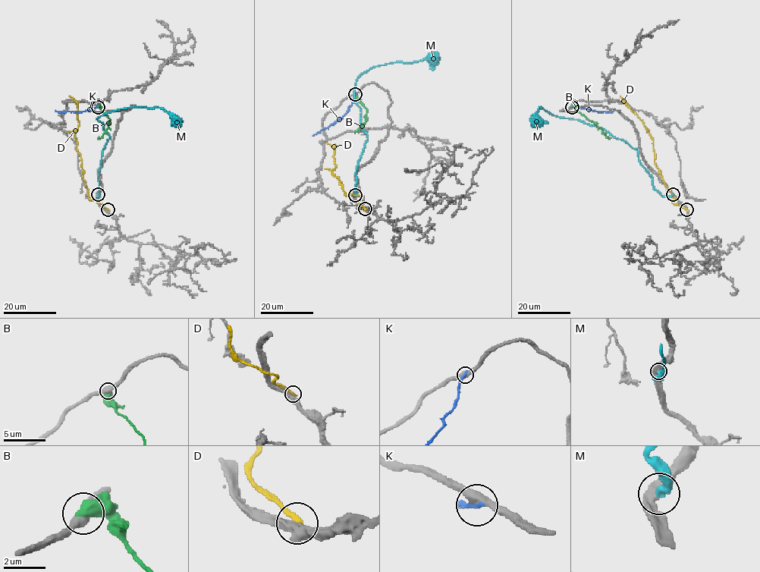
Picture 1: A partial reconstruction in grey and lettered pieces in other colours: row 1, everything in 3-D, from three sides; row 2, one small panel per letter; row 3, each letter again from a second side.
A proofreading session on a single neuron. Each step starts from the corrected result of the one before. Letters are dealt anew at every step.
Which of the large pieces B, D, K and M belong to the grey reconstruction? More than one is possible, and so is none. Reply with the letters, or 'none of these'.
none of these

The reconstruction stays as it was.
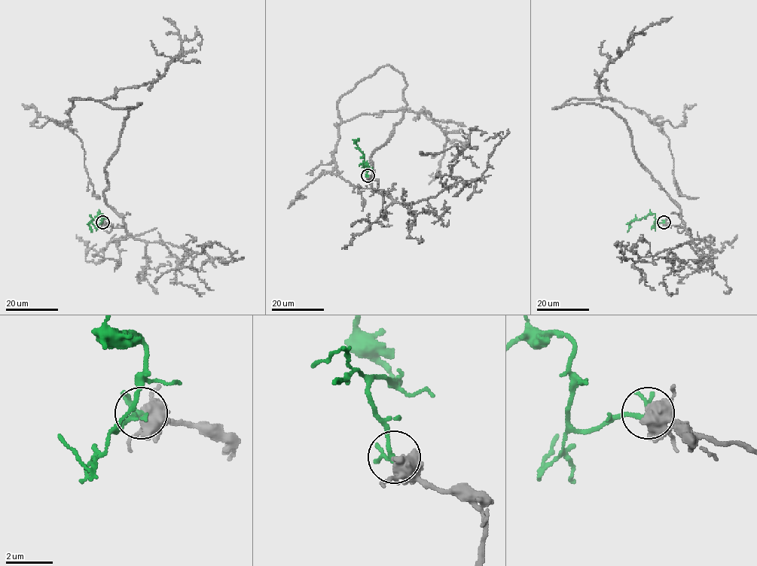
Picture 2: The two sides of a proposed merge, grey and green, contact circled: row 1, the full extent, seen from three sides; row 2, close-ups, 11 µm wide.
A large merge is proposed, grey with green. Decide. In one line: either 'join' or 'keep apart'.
join

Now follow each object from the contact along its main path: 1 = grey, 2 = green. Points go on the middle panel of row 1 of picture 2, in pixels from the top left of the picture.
1: (367, 175), (389, 196), (370, 158), (406, 81), (386, 65), (338, 115), (427, 111), (447, 138), (428, 184)
2: (367, 175), (365, 168), (368, 167), (355, 142), (357, 139)

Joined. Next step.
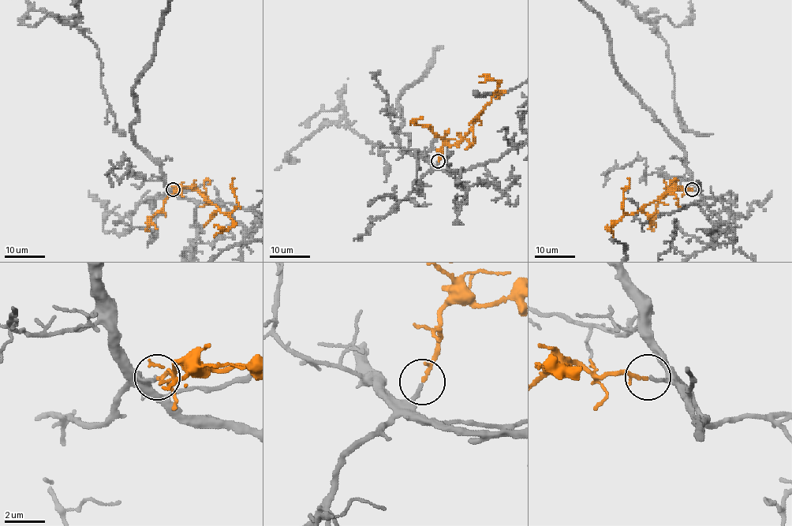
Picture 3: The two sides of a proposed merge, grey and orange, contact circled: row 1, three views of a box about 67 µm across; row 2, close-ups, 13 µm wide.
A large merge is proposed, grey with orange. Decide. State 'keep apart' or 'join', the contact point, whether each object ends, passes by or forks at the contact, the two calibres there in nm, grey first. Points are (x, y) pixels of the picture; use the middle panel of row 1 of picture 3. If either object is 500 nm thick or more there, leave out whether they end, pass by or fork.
join; at (438, 161); grey ends there; orange passes by; 180 nm thick on the grey side, 120 nm on the other

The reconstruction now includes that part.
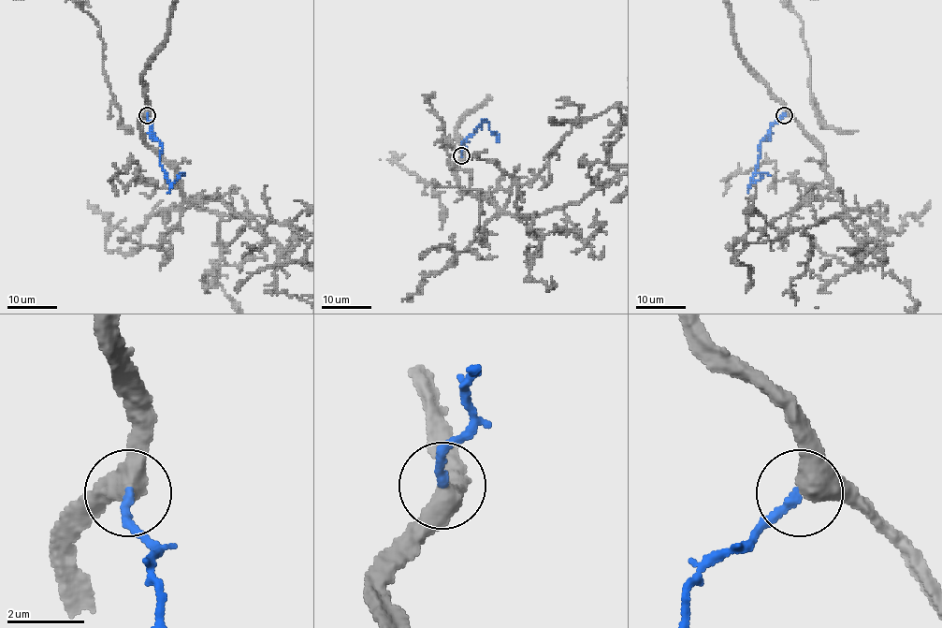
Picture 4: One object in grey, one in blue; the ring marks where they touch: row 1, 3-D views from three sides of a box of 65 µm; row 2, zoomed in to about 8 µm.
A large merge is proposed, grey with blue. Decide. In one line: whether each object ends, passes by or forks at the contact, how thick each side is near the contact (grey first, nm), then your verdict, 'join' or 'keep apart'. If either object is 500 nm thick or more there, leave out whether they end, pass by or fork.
grey passes by; blue ends; calibres 480 and 240 nm; join

